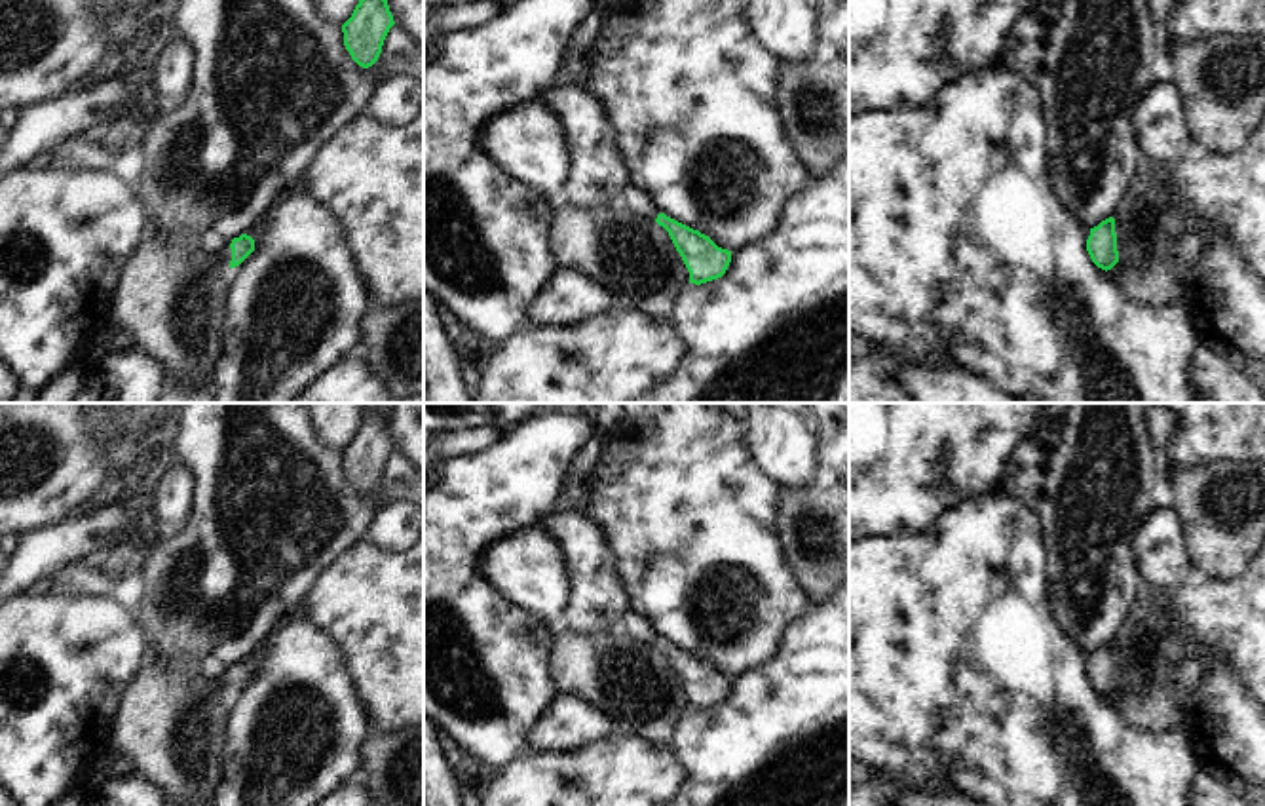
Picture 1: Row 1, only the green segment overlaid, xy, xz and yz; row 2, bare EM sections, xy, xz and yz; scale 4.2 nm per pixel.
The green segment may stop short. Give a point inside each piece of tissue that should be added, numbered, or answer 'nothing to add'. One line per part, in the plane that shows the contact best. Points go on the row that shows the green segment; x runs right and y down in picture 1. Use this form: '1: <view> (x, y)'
1: xy (221, 249)

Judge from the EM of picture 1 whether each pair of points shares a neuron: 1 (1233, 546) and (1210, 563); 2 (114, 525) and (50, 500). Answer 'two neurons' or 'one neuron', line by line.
1: one neuron
2: two neurons

